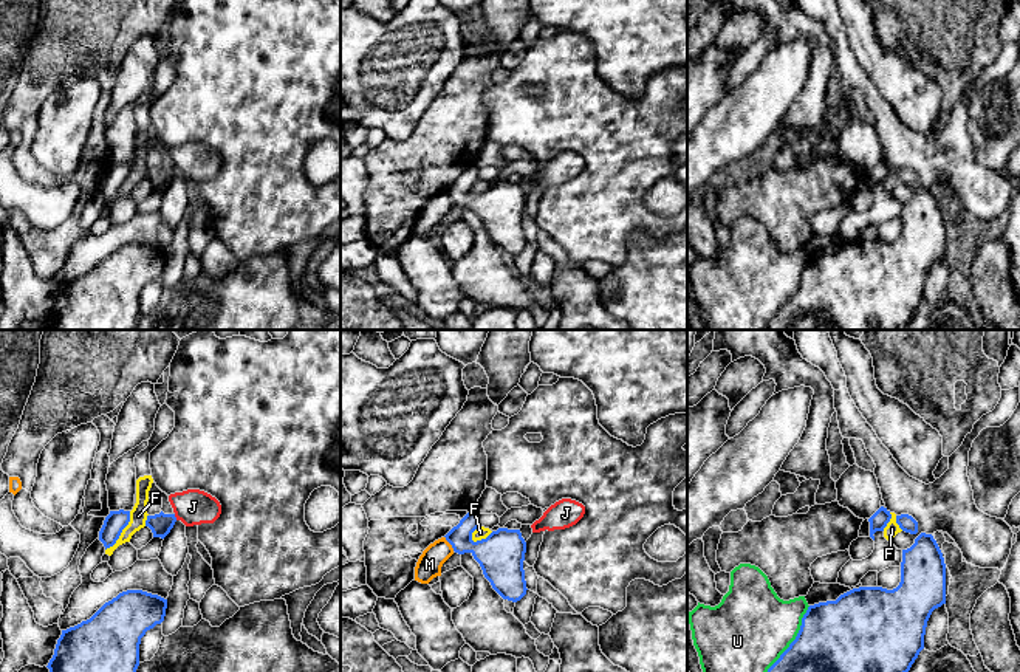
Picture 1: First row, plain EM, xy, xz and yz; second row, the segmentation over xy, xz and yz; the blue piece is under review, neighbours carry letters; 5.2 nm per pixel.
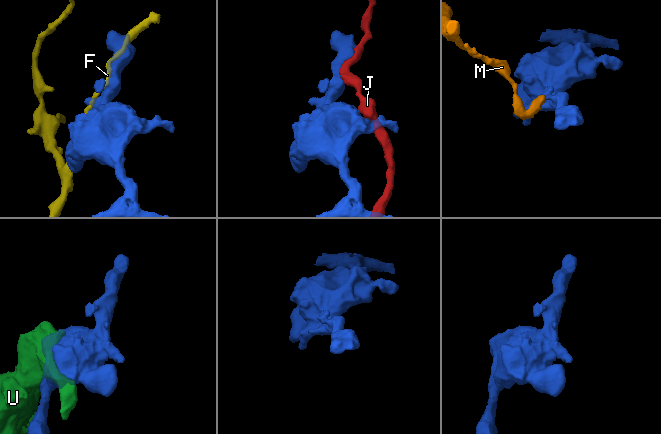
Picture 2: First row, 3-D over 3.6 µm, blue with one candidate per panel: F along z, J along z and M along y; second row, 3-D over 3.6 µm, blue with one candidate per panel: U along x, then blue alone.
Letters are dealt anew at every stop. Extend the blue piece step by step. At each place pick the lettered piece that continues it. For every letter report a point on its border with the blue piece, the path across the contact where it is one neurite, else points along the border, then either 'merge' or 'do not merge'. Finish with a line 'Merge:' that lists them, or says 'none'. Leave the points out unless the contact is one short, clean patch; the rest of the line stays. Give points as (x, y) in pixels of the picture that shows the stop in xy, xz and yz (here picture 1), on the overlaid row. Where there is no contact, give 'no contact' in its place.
F: xy (121, 531) | do not merge
J: xy (175, 517) | do not merge
M: xz (449, 542) | along xz (444, 536), (454, 550) | do not merge
U: yz (796, 638) | do not merge
Merge: none

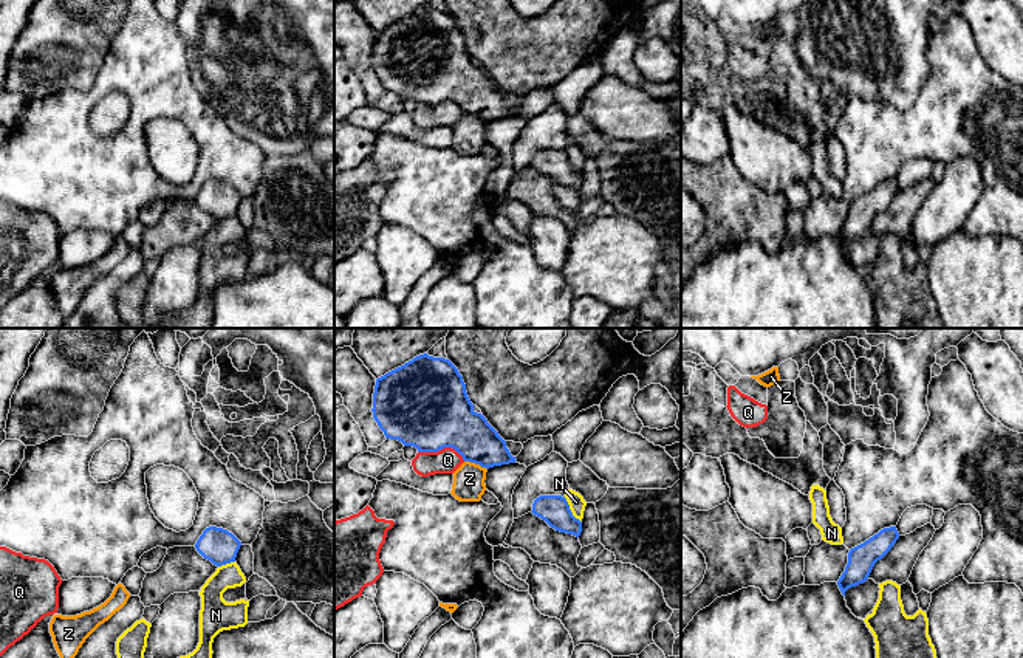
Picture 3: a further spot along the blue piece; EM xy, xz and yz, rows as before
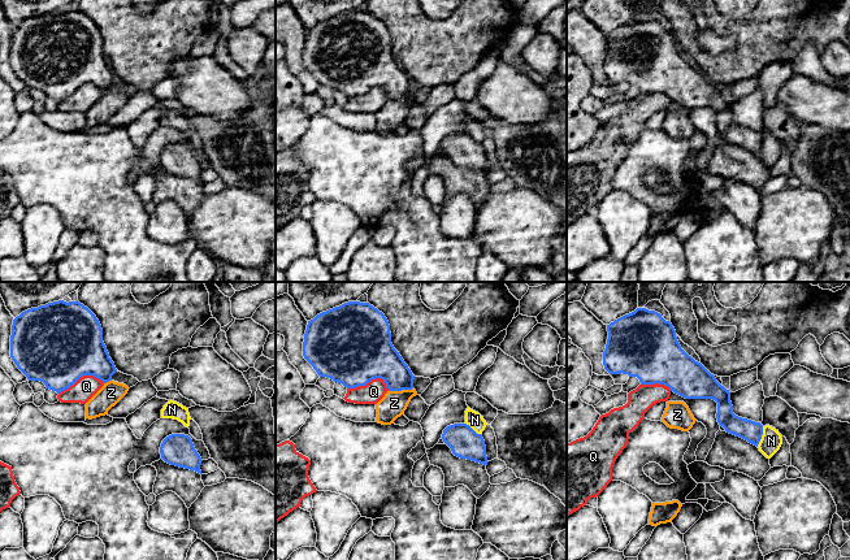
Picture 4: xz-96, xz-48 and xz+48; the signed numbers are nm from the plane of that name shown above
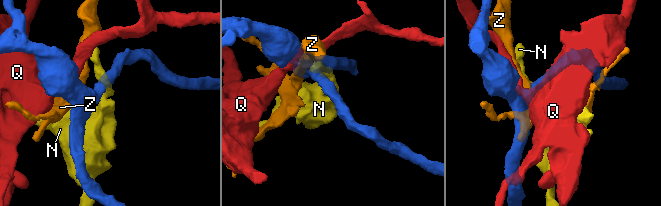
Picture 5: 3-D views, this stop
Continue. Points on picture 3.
N: xz (570, 510) | along xz (564, 497), (570, 511), (581, 522) | do not merge
Q: xz (441, 448) | do not merge
Z: xz (475, 463) | along xz (465, 460), (478, 463), (486, 469) | do not merge
Merge: none

